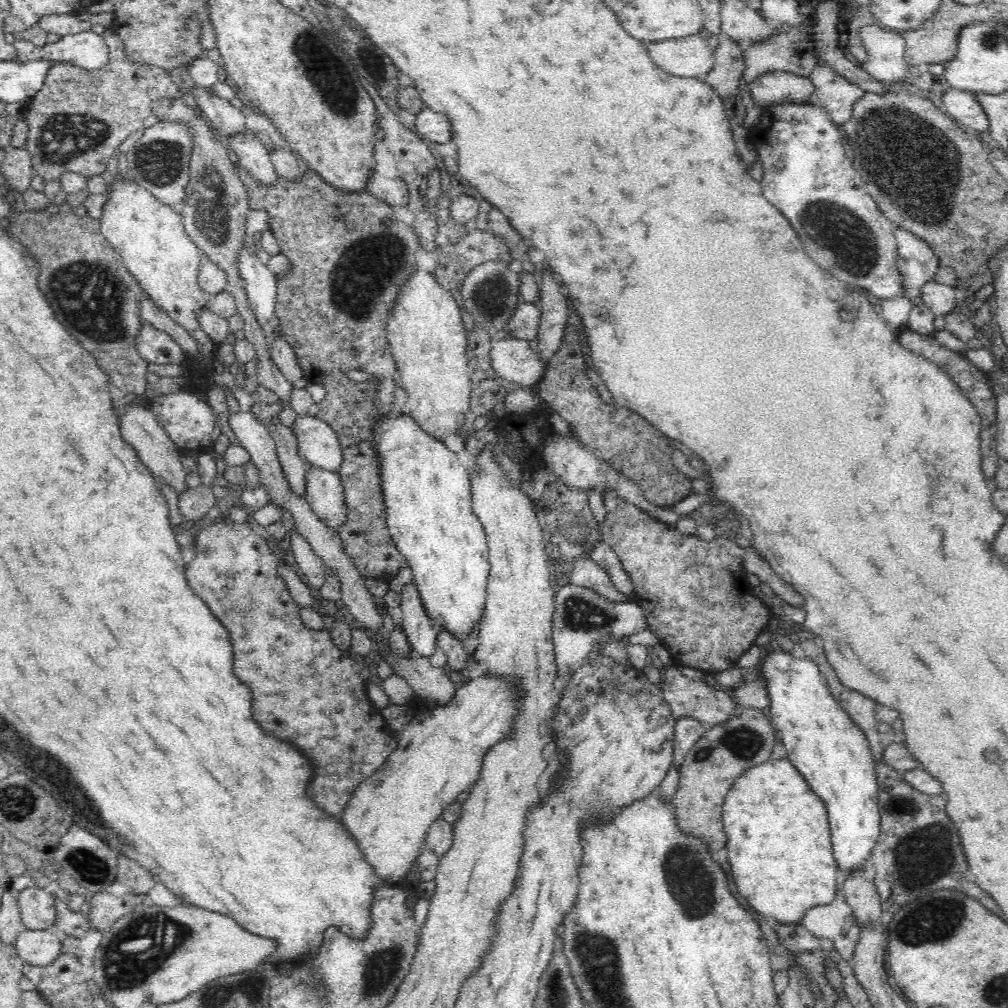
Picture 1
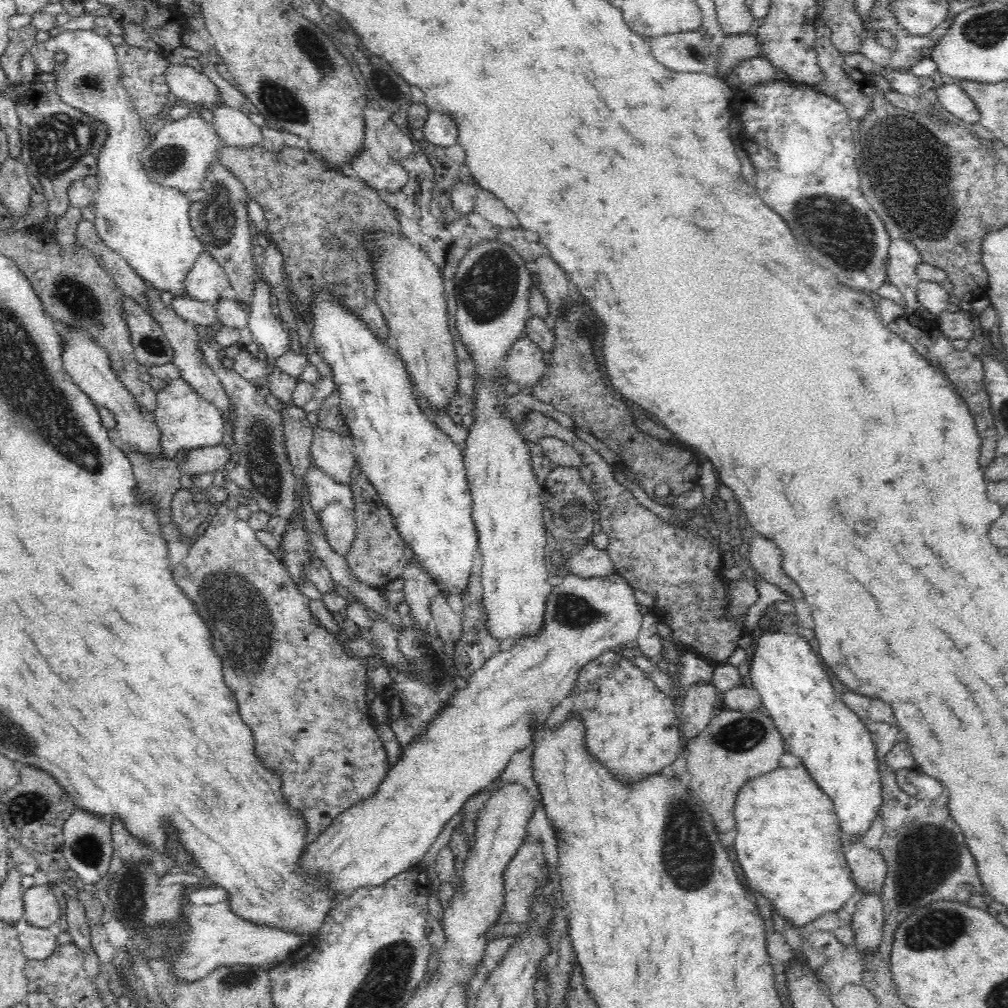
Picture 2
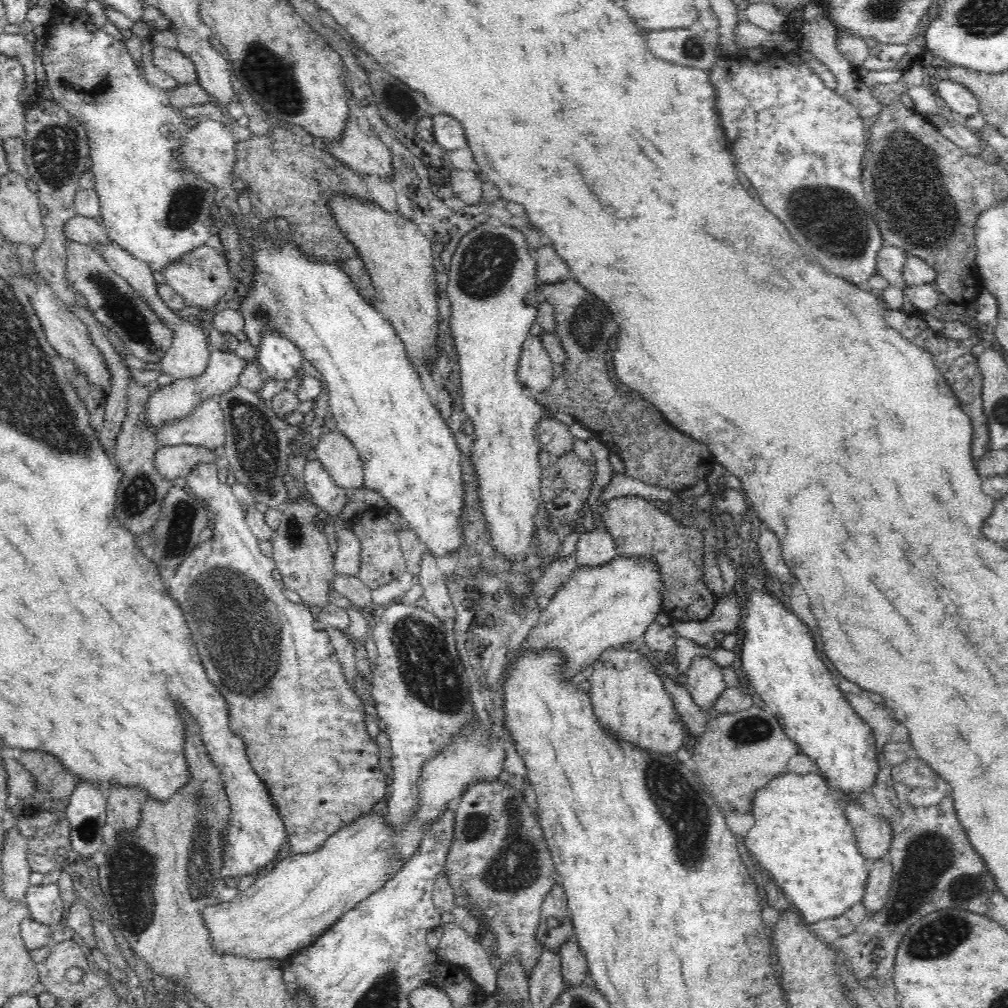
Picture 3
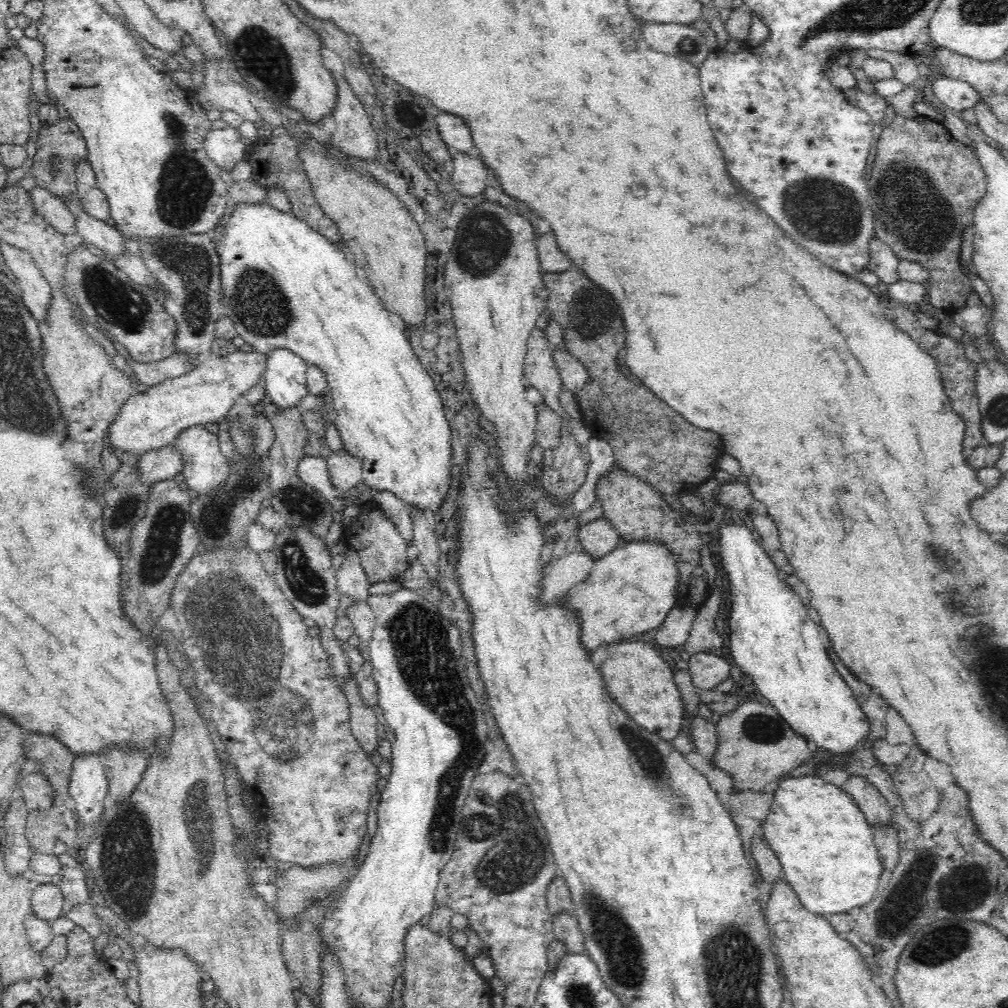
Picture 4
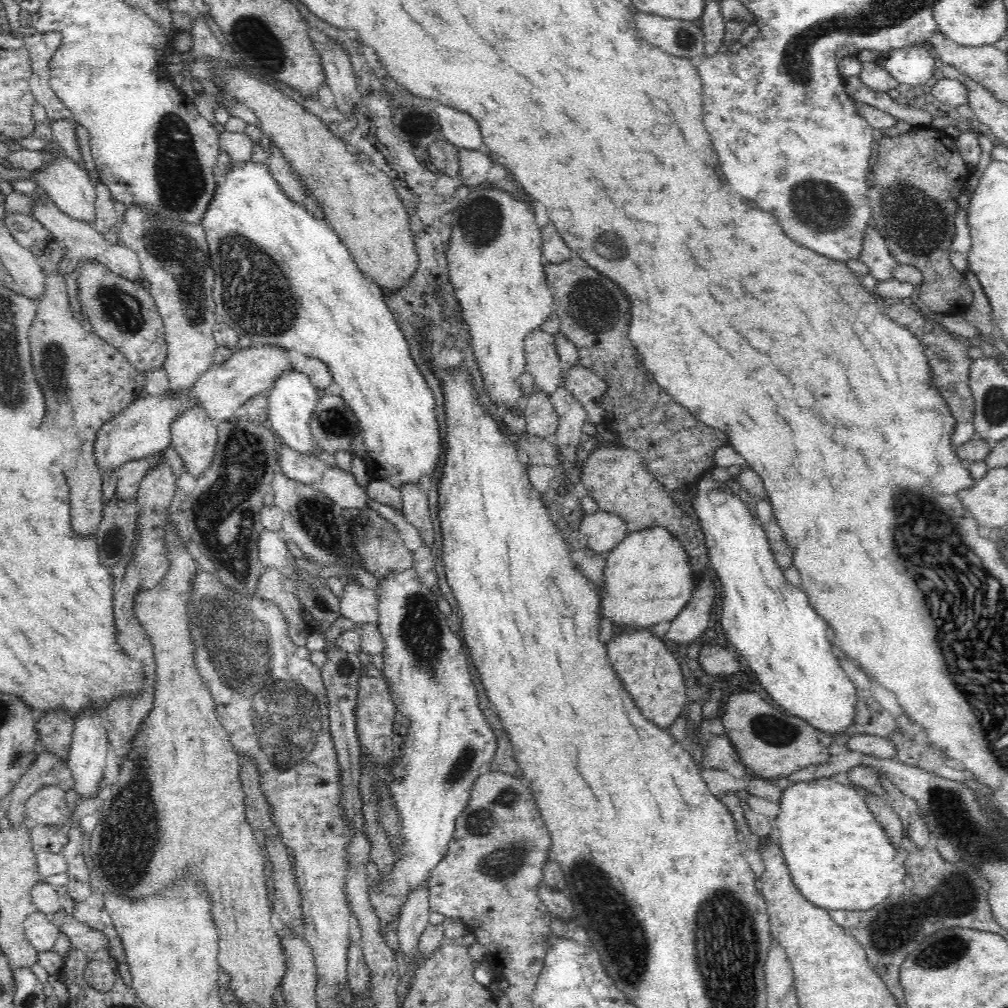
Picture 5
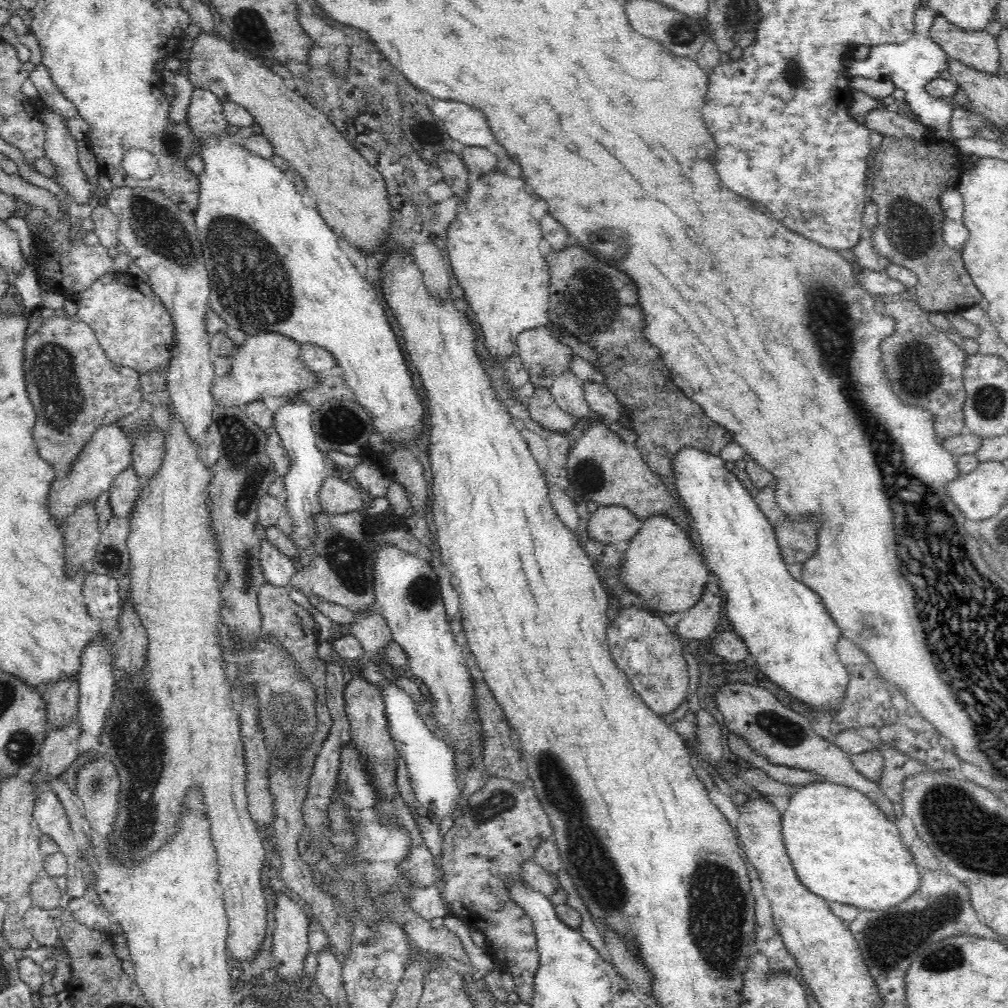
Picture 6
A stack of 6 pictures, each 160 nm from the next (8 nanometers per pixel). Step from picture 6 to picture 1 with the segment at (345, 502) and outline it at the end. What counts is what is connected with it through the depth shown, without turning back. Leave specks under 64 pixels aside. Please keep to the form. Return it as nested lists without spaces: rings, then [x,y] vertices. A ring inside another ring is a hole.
[[[298,415],[293,418],[291,429],[297,440],[298,452],[309,466],[317,466],[332,471],[338,470],[342,462],[344,448],[341,445],[339,436],[330,426],[330,423],[316,415]]]

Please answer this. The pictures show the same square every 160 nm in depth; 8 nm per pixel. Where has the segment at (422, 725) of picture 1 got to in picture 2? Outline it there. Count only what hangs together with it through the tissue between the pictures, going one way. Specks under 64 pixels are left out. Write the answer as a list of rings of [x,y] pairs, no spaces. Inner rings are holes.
[[[568,572],[569,574],[564,577],[564,580],[553,587],[550,596],[548,597],[544,625],[541,628],[541,633],[535,633],[533,637],[522,637],[521,641],[516,641],[511,647],[506,647],[503,650],[498,651],[492,658],[489,658],[483,665],[471,674],[469,678],[470,686],[455,691],[454,698],[447,703],[446,707],[443,707],[442,711],[431,720],[431,724],[428,727],[425,737],[418,739],[416,742],[409,744],[401,753],[401,760],[393,766],[380,784],[379,789],[375,791],[374,795],[371,795],[369,799],[363,799],[362,802],[355,803],[348,810],[345,810],[342,814],[339,814],[333,823],[326,829],[326,832],[320,834],[310,842],[310,846],[306,846],[300,854],[300,860],[296,862],[298,868],[296,868],[296,875],[299,875],[300,871],[304,871],[304,875],[308,877],[310,883],[316,883],[316,885],[322,885],[324,891],[330,893],[332,897],[332,904],[338,904],[342,900],[346,900],[355,890],[362,889],[363,887],[382,886],[386,884],[391,878],[398,876],[404,870],[410,869],[412,866],[422,862],[422,857],[430,846],[434,844],[434,840],[438,838],[438,834],[442,832],[442,828],[446,826],[446,823],[452,816],[456,816],[461,811],[466,801],[472,796],[486,788],[490,784],[494,784],[503,774],[503,770],[506,768],[511,756],[514,753],[524,750],[527,745],[533,742],[533,733],[546,719],[552,714],[552,710],[568,697],[570,690],[574,688],[574,682],[577,681],[578,673],[582,670],[582,667],[591,660],[598,658],[604,651],[618,650],[624,647],[628,647],[633,642],[637,641],[642,626],[644,614],[640,611],[640,603],[634,595],[635,588],[618,573],[612,573],[611,576],[604,577],[591,577],[584,578],[576,575],[575,573]]]

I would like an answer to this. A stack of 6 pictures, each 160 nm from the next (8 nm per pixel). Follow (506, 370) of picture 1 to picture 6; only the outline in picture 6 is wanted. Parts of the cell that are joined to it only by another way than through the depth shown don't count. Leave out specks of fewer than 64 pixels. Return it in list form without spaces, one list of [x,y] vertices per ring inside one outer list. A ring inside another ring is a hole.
[[[550,324],[521,332],[516,345],[529,372],[529,382],[538,387],[550,388],[562,373],[570,370],[571,360],[578,357],[570,346],[558,341]]]

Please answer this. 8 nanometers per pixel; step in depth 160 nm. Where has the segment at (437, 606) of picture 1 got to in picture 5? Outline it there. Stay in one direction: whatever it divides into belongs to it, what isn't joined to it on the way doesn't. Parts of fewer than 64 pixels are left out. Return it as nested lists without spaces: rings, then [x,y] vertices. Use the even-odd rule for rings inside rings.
[[[252,160],[246,163],[232,162],[232,167],[222,177],[223,179],[217,182],[217,190],[213,200],[209,202],[205,217],[199,221],[205,230],[206,242],[210,251],[210,266],[214,269],[213,298],[218,320],[229,324],[239,336],[250,338],[255,345],[278,345],[279,348],[288,351],[299,350],[306,357],[319,358],[320,361],[325,362],[327,368],[331,370],[333,382],[340,384],[342,388],[341,397],[358,419],[359,433],[352,441],[350,451],[366,464],[367,474],[371,478],[385,480],[396,488],[404,484],[425,484],[432,470],[436,468],[440,460],[440,452],[442,452],[442,442],[440,442],[442,436],[440,436],[440,426],[438,426],[438,418],[434,412],[434,393],[430,391],[424,375],[412,359],[408,341],[389,306],[370,291],[370,284],[366,281],[365,274],[354,262],[349,249],[331,229],[328,222],[314,217],[309,210],[305,209],[305,206],[290,199],[278,185],[278,181],[274,179],[265,163],[259,164]]]

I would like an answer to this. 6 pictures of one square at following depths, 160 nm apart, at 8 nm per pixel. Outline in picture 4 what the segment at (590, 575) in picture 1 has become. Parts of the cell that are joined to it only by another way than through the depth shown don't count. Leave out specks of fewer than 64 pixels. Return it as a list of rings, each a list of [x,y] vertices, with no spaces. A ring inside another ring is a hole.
[[[605,517],[579,526],[578,536],[585,551],[590,554],[594,561],[597,558],[606,556],[622,542],[622,537],[618,530],[612,527],[612,522],[608,521]]]

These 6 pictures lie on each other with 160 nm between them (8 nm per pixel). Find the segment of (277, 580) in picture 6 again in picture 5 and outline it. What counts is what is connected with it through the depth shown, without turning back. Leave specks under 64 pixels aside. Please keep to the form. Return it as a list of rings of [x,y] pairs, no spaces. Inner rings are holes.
[[[264,530],[258,542],[259,560],[264,568],[274,568],[287,573],[290,565],[289,551],[278,532]]]

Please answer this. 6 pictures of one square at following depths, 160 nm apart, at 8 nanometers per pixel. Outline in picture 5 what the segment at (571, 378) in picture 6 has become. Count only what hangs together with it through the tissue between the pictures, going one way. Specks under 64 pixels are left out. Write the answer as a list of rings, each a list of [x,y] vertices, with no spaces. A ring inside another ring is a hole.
[[[564,382],[549,397],[559,414],[559,427],[553,440],[556,441],[563,459],[576,462],[578,444],[585,437],[582,424],[587,421],[587,410]]]

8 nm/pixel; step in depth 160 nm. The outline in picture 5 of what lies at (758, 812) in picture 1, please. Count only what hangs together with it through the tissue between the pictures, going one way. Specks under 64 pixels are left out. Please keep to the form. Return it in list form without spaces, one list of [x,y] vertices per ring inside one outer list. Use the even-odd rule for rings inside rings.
[[[818,778],[809,782],[796,782],[790,785],[790,788],[784,790],[784,794],[780,800],[781,811],[777,816],[778,830],[780,830],[780,840],[778,841],[782,849],[783,856],[786,856],[786,864],[793,878],[794,884],[800,893],[810,901],[812,905],[819,906],[820,909],[830,910],[856,910],[867,911],[878,904],[883,903],[894,891],[898,889],[903,879],[907,877],[907,868],[904,862],[897,861],[898,850],[891,844],[891,840],[887,837],[886,831],[883,826],[879,824],[868,806],[868,803],[862,798],[861,794],[852,786],[838,784],[832,782],[828,778]]]

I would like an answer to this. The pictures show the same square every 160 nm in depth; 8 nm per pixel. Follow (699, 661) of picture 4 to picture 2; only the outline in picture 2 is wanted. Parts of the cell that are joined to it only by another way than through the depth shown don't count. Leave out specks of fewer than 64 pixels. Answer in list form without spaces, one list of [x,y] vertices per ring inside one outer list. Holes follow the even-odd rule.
[[[711,680],[692,682],[685,689],[680,702],[684,740],[690,740],[702,732],[712,720],[712,708],[716,702],[717,688]]]

